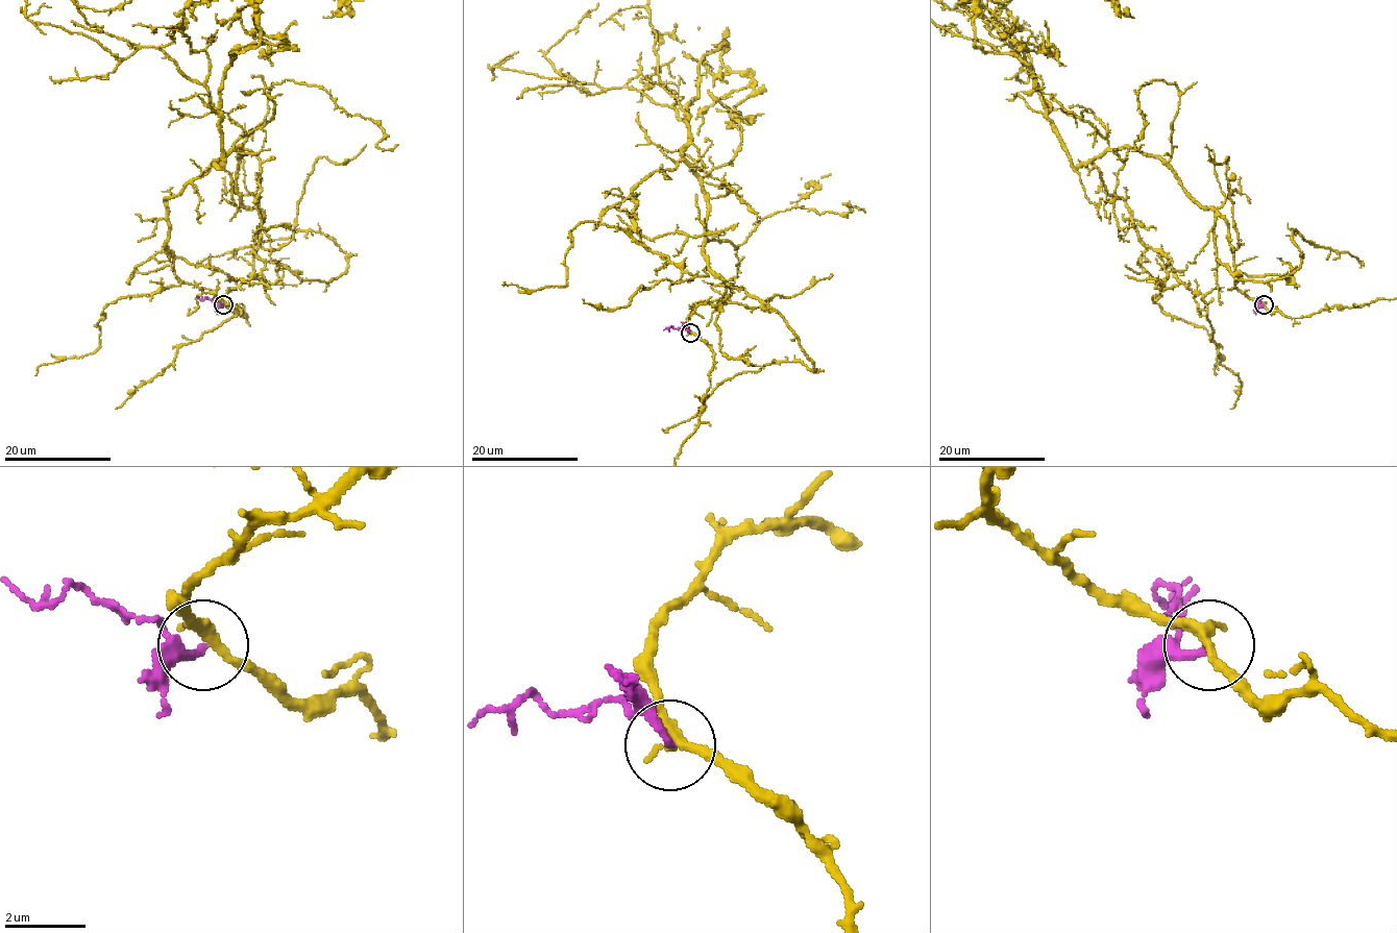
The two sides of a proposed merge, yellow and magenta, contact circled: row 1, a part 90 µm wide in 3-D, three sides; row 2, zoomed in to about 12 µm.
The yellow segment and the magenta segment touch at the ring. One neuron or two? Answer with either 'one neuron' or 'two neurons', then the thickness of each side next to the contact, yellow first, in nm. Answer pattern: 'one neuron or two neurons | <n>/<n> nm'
two neurons | 280/170 nm

